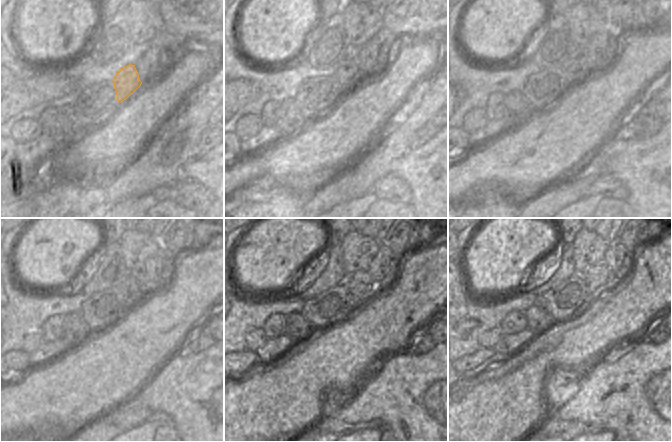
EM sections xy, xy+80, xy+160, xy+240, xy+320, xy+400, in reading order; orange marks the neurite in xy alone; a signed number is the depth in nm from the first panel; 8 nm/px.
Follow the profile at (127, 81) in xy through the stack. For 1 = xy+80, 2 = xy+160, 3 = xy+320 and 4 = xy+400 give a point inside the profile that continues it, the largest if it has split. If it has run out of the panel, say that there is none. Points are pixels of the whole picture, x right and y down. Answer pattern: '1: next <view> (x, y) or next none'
1: next xy+80 (348, 74)
2: next xy+160 (573, 71)
3: next xy+320 (360, 283)
4: next xy+400 (597, 278)

